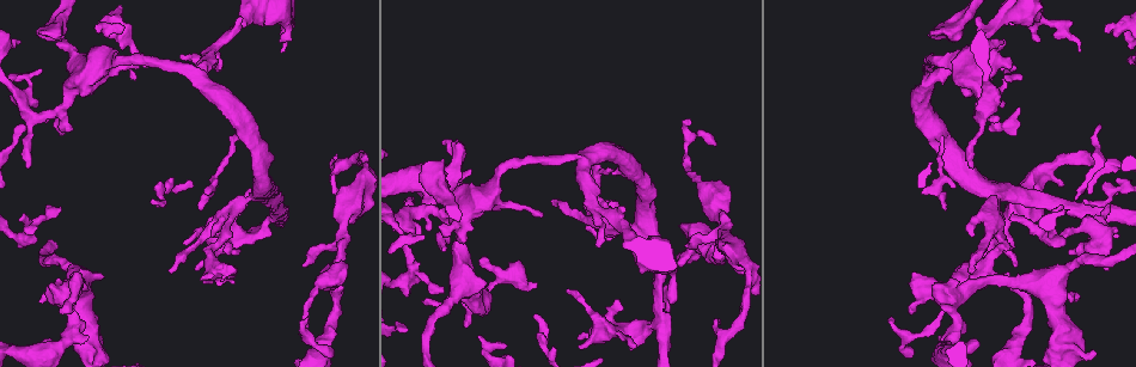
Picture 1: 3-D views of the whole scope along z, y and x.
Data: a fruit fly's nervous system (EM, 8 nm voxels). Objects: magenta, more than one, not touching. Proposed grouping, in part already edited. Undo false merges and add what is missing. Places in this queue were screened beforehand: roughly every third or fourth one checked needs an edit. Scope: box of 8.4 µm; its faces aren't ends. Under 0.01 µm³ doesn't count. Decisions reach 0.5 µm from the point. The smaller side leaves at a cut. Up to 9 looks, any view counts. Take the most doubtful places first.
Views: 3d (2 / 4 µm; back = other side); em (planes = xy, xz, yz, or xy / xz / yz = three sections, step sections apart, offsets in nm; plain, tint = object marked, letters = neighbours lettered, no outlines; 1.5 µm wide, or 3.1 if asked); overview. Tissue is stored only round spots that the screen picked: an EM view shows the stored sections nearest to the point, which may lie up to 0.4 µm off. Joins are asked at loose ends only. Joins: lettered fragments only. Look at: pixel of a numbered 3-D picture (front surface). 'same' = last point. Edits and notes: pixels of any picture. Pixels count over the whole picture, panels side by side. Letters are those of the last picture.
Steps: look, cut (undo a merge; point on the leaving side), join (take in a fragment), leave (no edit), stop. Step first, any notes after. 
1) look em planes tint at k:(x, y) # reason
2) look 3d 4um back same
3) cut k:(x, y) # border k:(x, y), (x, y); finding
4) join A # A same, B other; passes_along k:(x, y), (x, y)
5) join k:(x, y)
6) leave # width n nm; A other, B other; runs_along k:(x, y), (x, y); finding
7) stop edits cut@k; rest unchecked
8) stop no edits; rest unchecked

look em planes plain at 1:(430, 163) # an open end

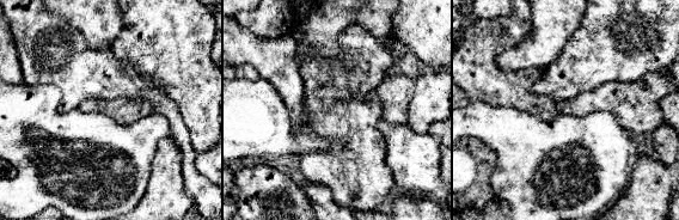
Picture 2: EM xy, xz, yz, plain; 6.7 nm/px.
look em planes letters same # what lies round it

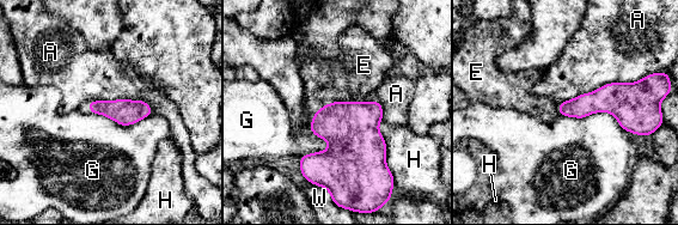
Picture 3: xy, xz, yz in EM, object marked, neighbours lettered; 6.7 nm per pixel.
join E # A other, E same, G other, H other, W other; passes_along 3:(350, 128), (349, 102), (362, 67); it goes on there

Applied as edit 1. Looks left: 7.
look overview # see it whole again

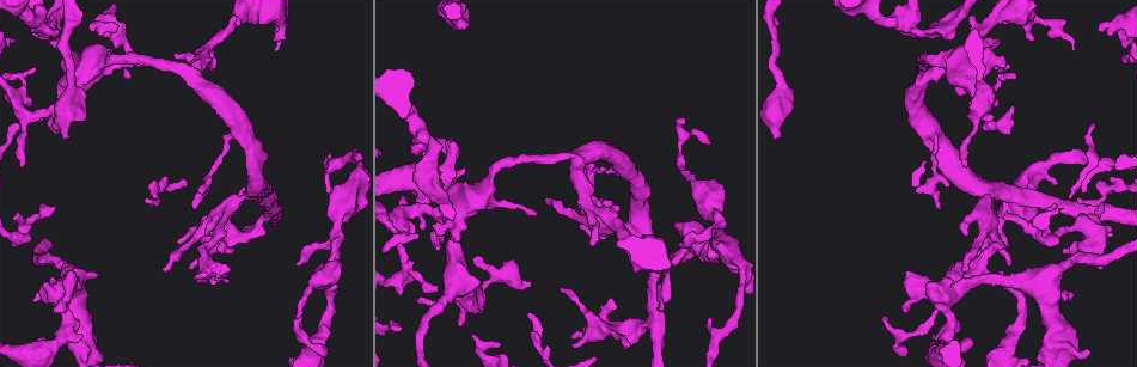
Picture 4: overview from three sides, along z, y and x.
look em xy step 8 letters at 4:(329, 192) # branch stops here

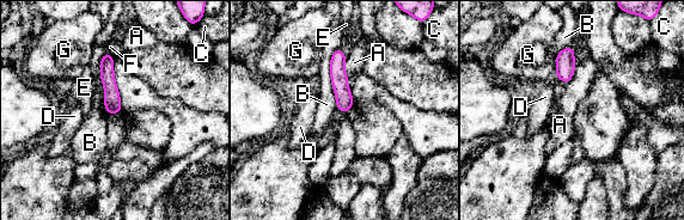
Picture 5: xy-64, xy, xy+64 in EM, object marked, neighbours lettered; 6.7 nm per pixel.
leave # longest_contact B 400 nm; A other, B other, C other, D other, E other, F other, G other; runs_along 5:(339, 52), (339, 79), (344, 109); no lettered fragment goes on from it

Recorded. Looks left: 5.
look em planes plain at 4:(1089, 350) # free end

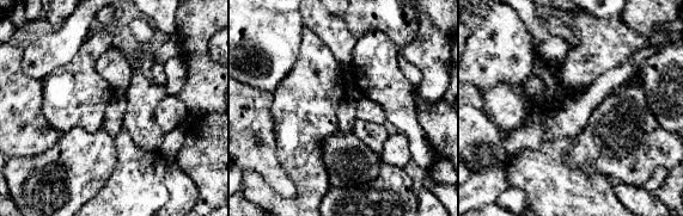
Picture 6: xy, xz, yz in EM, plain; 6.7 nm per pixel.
look em planes letters same

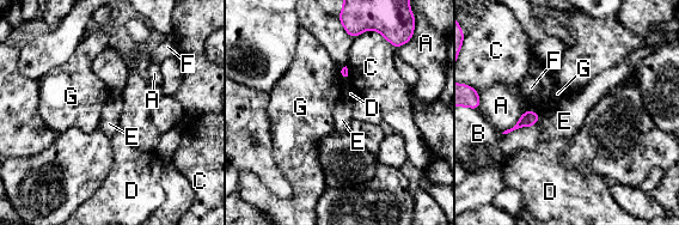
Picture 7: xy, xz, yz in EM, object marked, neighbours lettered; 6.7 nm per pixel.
leave # A other, B other, C other, D other, E other, F other, G other; border 7:(525, 110), (532, 110), (539, 115); no lettered fragment goes on from it

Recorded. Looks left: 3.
look em planes letters at 4:(302, 317)

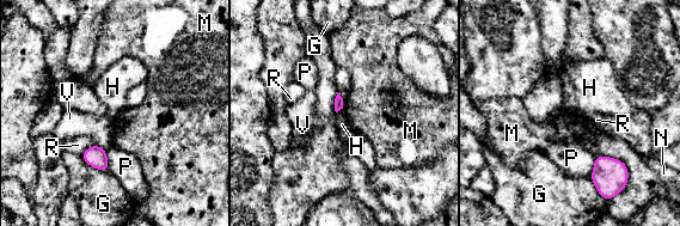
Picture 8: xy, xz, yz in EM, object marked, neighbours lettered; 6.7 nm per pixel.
leave # G other, H other, M other, N other, P other, R other, V other; border 8:(595, 154), (617, 158), (626, 165); no lettered fragment goes on from it

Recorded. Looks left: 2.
stop edits join@3; rest unchecked

